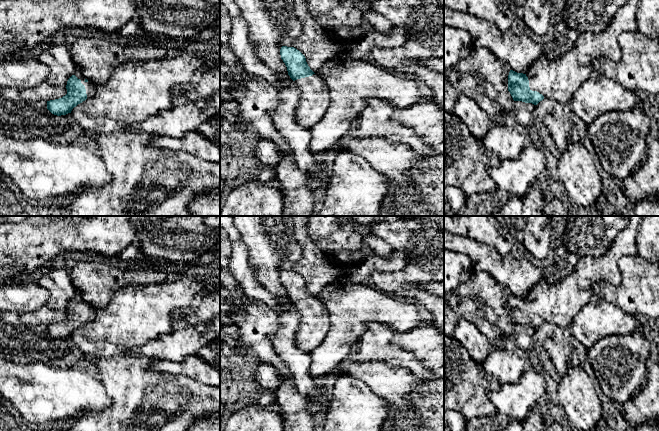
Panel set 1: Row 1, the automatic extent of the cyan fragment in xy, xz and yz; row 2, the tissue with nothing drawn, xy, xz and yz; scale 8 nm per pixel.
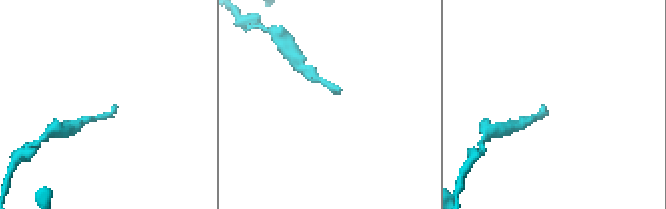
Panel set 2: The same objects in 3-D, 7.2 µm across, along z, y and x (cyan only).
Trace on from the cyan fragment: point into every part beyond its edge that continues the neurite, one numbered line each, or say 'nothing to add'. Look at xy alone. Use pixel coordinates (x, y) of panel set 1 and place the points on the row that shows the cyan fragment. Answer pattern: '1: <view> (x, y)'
1: xy (90, 87)

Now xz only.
1: xz (314, 100)

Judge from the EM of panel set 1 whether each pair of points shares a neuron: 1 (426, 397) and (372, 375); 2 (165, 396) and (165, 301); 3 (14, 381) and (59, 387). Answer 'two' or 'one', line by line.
1: one
2: one
3: one

